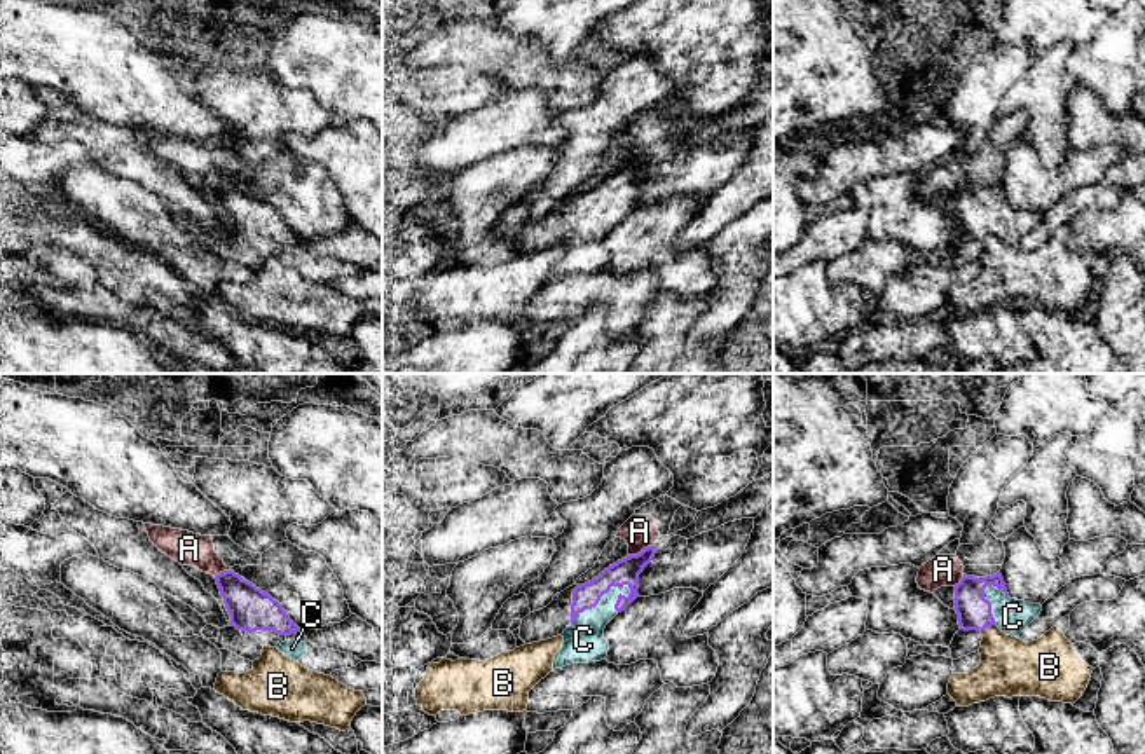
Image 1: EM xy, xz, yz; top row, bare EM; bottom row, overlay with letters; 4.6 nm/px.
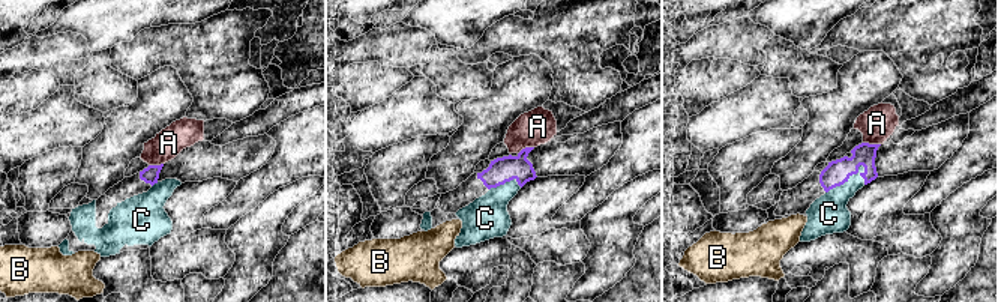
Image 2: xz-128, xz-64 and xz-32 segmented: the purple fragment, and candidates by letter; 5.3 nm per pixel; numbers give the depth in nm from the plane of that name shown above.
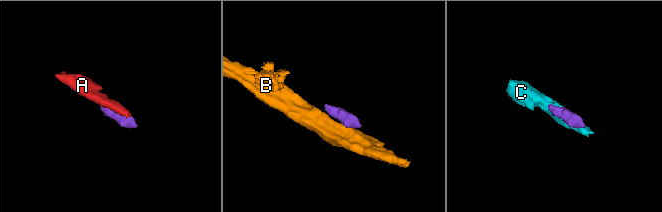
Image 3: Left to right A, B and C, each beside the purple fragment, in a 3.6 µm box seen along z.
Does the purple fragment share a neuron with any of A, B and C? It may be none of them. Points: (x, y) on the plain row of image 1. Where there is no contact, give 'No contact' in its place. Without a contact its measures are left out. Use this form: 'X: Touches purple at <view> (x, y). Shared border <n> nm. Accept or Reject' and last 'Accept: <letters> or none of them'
A: Touches purple at xz (641, 161). Shared border 120 nm. Reject
B: Touches purple at yz (987, 234). Shared border 80 nm. Reject
C: Touches purple at xz (599, 208). Shared border 320 nm. Accept
Accept: C

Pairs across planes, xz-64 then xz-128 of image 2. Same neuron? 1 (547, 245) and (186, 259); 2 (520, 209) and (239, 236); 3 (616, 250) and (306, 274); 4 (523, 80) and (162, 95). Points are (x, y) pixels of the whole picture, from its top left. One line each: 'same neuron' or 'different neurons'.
1: same neuron
2: different neurons
3: different neurons
4: same neuron

